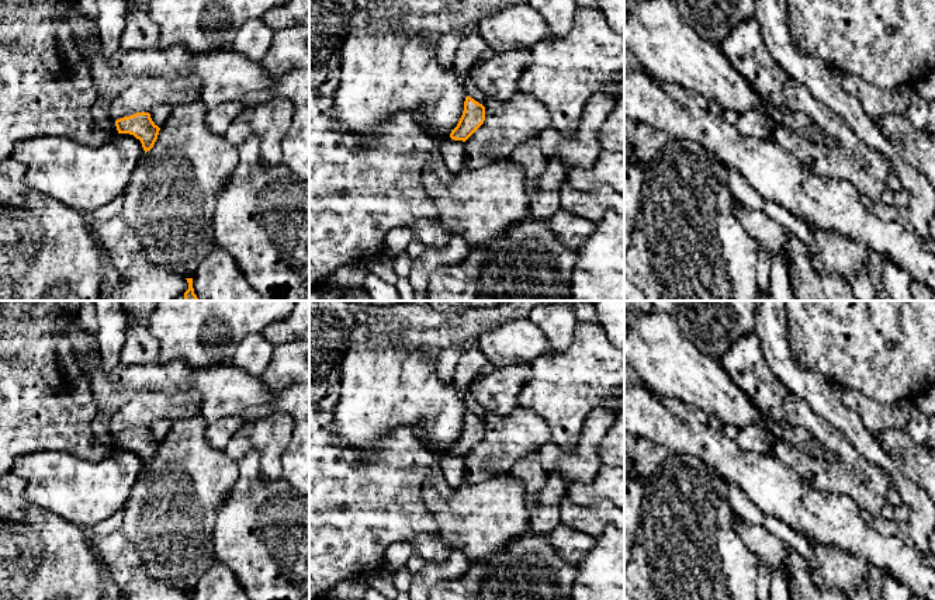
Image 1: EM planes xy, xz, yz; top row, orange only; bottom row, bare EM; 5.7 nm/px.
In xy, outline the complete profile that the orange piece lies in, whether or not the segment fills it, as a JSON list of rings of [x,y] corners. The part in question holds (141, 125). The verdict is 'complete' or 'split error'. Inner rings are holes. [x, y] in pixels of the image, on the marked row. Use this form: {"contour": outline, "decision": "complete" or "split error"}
{"contour": [[[60,0],[65,22],[70,27],[75,45],[80,55],[80,60],[90,66],[93,87],[97,90],[97,101],[91,108],[94,122],[112,135],[129,133],[141,141],[145,153],[150,150],[157,139],[160,128],[152,121],[149,112],[136,112],[129,117],[117,119],[108,118],[111,103],[139,77],[159,76],[165,79],[177,79],[188,74],[195,74],[202,83],[202,103],[207,110],[217,105],[236,101],[243,107],[252,107],[259,103],[273,98],[287,98],[294,107],[292,124],[281,141],[281,157],[284,163],[297,177],[309,183],[309,69],[297,67],[283,76],[271,77],[262,66],[233,48],[218,49],[207,53],[193,53],[184,46],[176,45],[170,48],[149,48],[124,51],[118,48],[112,55],[107,55],[101,48],[100,32],[96,28],[96,21],[87,18],[77,0]]], "decision": "split error"}

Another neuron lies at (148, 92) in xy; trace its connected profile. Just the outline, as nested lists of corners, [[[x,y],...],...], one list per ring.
[[[195,74],[177,79],[145,76],[135,80],[110,105],[108,118],[117,121],[136,112],[149,112],[153,107],[170,107],[194,103],[202,97],[202,83]]]

